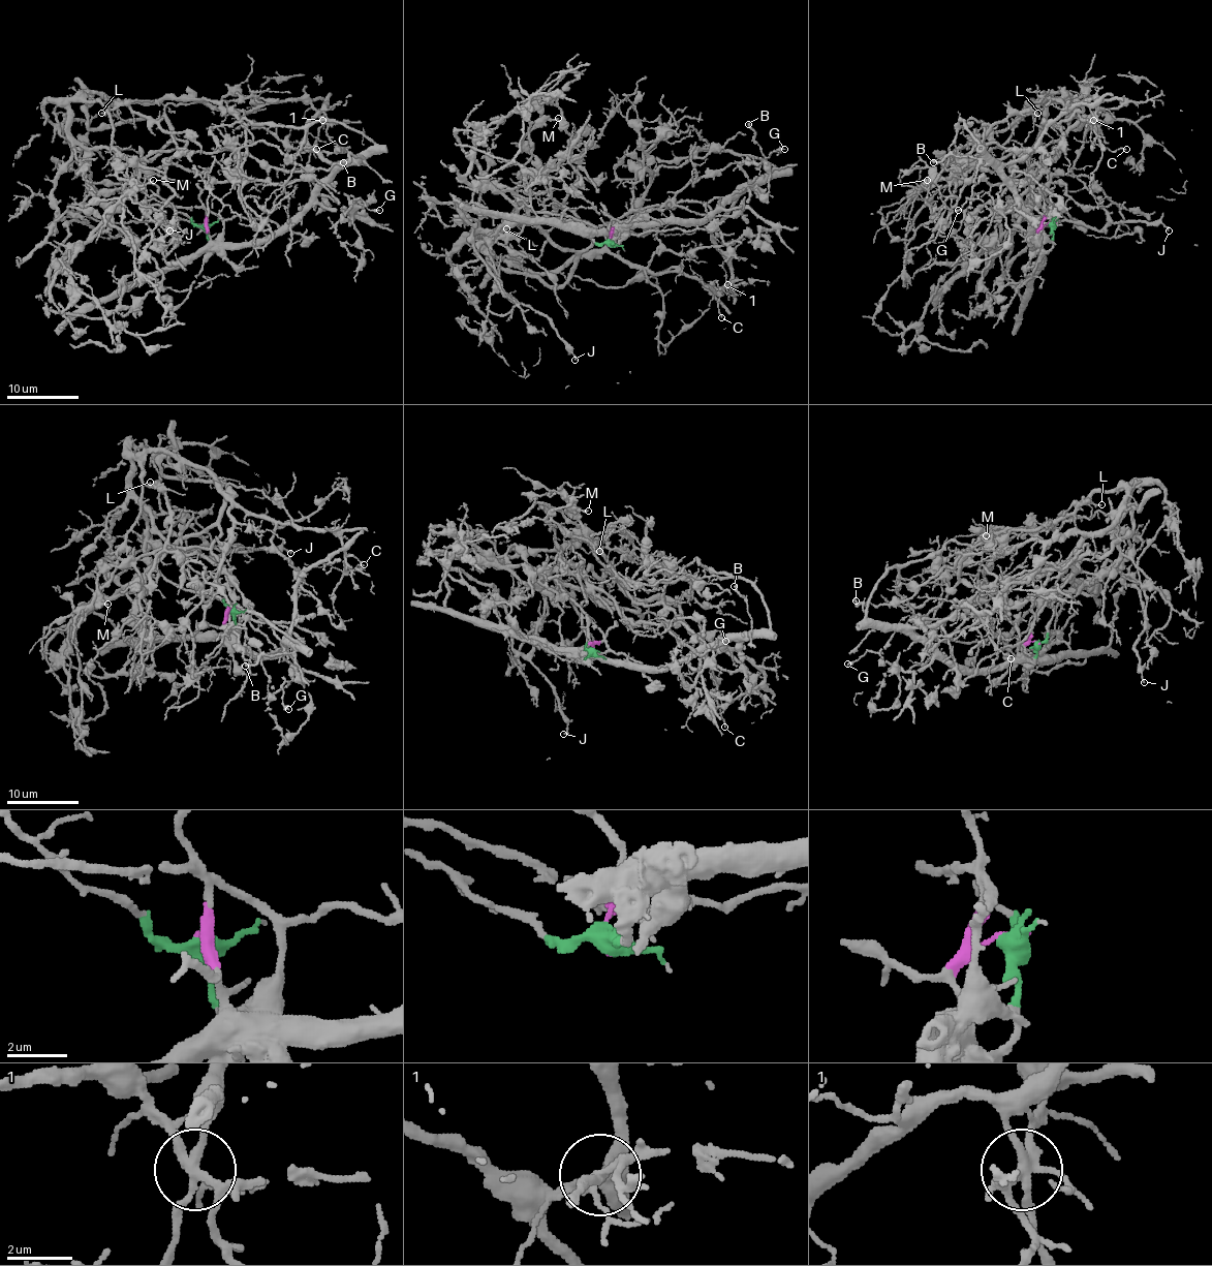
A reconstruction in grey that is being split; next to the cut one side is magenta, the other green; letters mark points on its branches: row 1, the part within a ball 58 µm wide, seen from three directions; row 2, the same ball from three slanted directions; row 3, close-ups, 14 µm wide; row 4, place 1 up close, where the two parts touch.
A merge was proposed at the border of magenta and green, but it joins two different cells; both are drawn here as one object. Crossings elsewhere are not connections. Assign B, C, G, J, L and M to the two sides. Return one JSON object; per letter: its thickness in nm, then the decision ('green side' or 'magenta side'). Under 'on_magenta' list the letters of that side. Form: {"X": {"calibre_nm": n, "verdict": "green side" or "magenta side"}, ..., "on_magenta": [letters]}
{"B": {"calibre_nm": 220, "verdict": "magenta side"}, "C": {"calibre_nm": 150, "verdict": "magenta side"}, "G": {"calibre_nm": 280, "verdict": "magenta side"}, "J": {"calibre_nm": 200, "verdict": "magenta side"}, "L": {"calibre_nm": 160, "verdict": "green side"}, "M": {"calibre_nm": 220, "verdict": "green side"}, "on_magenta": ["B", "C", "G", "J"]}

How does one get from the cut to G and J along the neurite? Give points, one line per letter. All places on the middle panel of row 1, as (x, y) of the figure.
G: (608, 242), (619, 225), (704, 224), (719, 210), (745, 206), (759, 164), (784, 149)
J: (608, 242), (614, 229), (486, 215), (455, 197), (486, 269), (502, 290), (549, 321), (573, 359)

